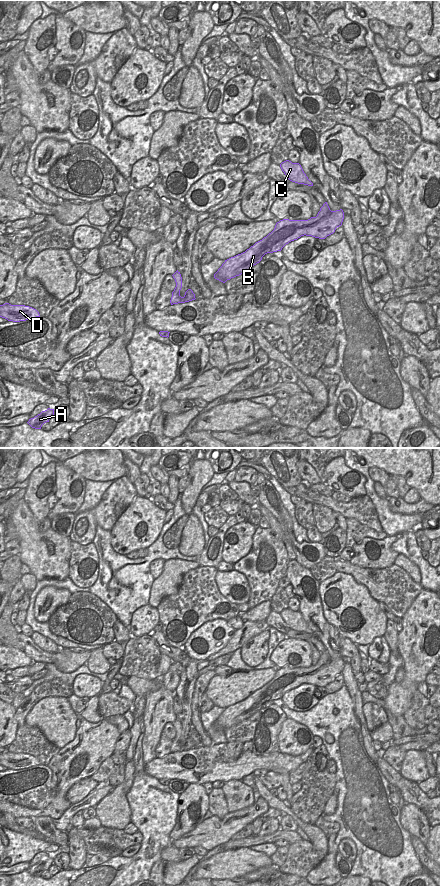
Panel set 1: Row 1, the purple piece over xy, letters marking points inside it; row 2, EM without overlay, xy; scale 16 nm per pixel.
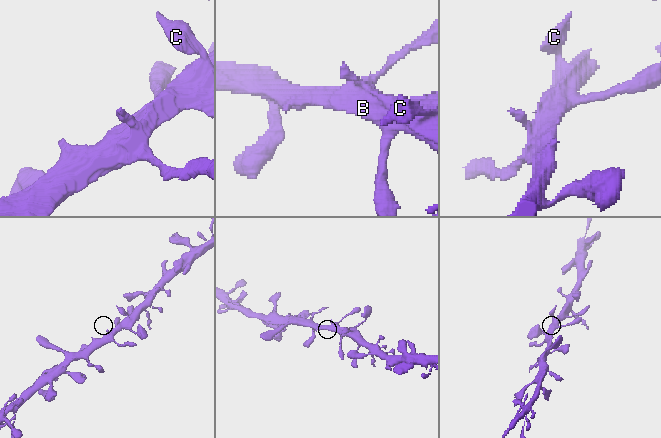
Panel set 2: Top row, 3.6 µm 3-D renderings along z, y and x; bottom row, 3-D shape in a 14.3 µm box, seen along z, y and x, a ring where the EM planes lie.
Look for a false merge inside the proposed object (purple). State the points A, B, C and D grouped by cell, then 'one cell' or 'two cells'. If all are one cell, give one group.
A B C D | one cell

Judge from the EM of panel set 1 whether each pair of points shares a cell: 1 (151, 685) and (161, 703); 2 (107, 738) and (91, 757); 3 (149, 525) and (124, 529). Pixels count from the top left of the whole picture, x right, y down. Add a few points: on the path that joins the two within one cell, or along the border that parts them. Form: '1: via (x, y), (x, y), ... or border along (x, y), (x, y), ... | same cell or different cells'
1: border along (161, 683), (157, 689), (151, 690), (144, 695) | different cells
2: via (102, 743), (93, 752) | same cell
3: via (143, 520), (130, 529) | same cell

